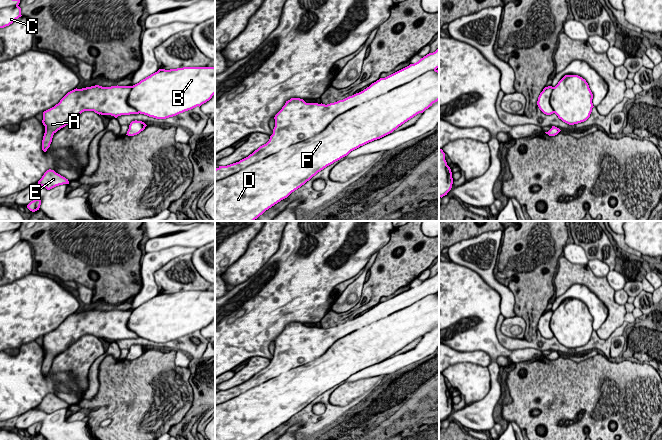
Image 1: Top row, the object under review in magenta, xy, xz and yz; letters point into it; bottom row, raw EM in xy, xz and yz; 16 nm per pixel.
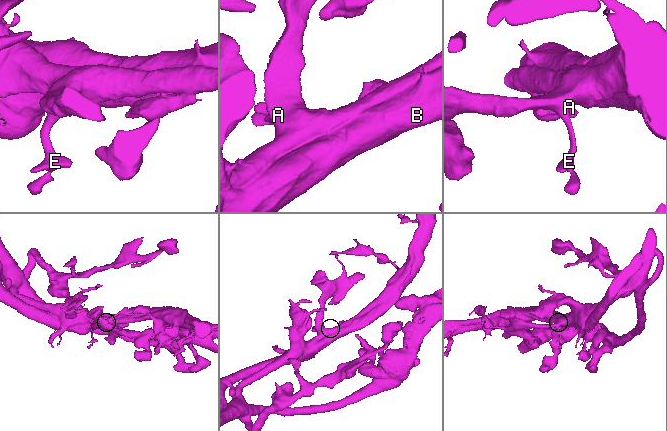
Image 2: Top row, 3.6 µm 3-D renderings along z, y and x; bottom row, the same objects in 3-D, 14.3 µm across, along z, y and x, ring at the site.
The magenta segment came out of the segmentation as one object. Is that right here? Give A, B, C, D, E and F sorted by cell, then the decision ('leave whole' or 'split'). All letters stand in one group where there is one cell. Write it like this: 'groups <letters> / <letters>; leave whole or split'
groups A C E / B D F; split

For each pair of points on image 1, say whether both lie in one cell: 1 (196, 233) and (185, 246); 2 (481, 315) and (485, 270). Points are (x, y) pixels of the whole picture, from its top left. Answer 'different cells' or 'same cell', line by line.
1: same cell
2: different cells

